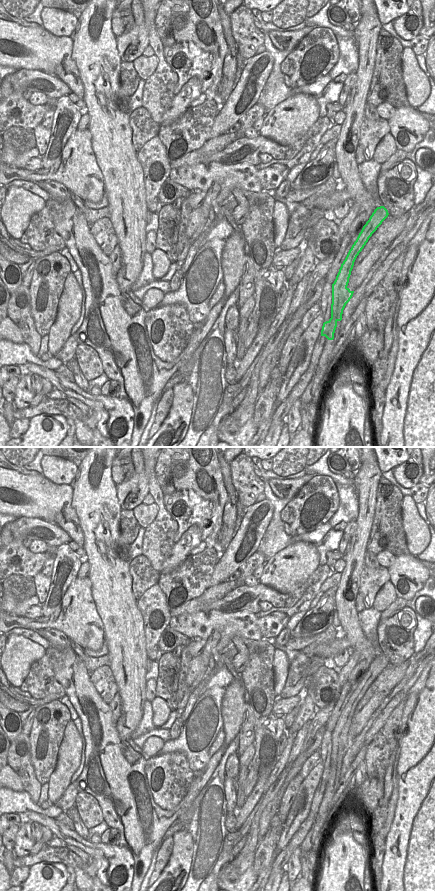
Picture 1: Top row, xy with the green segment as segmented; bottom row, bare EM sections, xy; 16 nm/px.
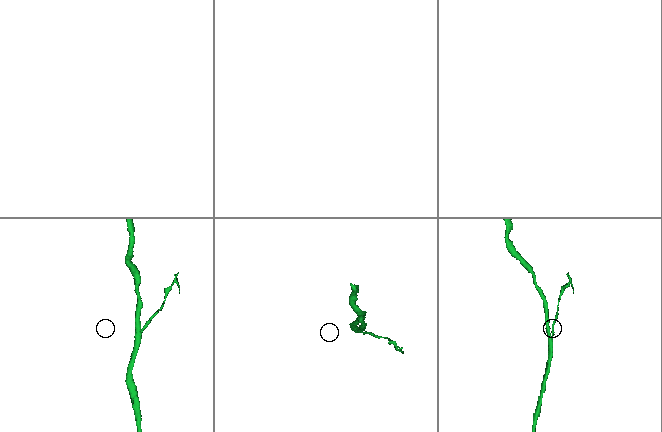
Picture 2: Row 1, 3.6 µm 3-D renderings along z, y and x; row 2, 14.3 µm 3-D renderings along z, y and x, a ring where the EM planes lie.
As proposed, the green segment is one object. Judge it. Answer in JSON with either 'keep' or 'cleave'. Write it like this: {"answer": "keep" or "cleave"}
{"answer": "cleave"}

